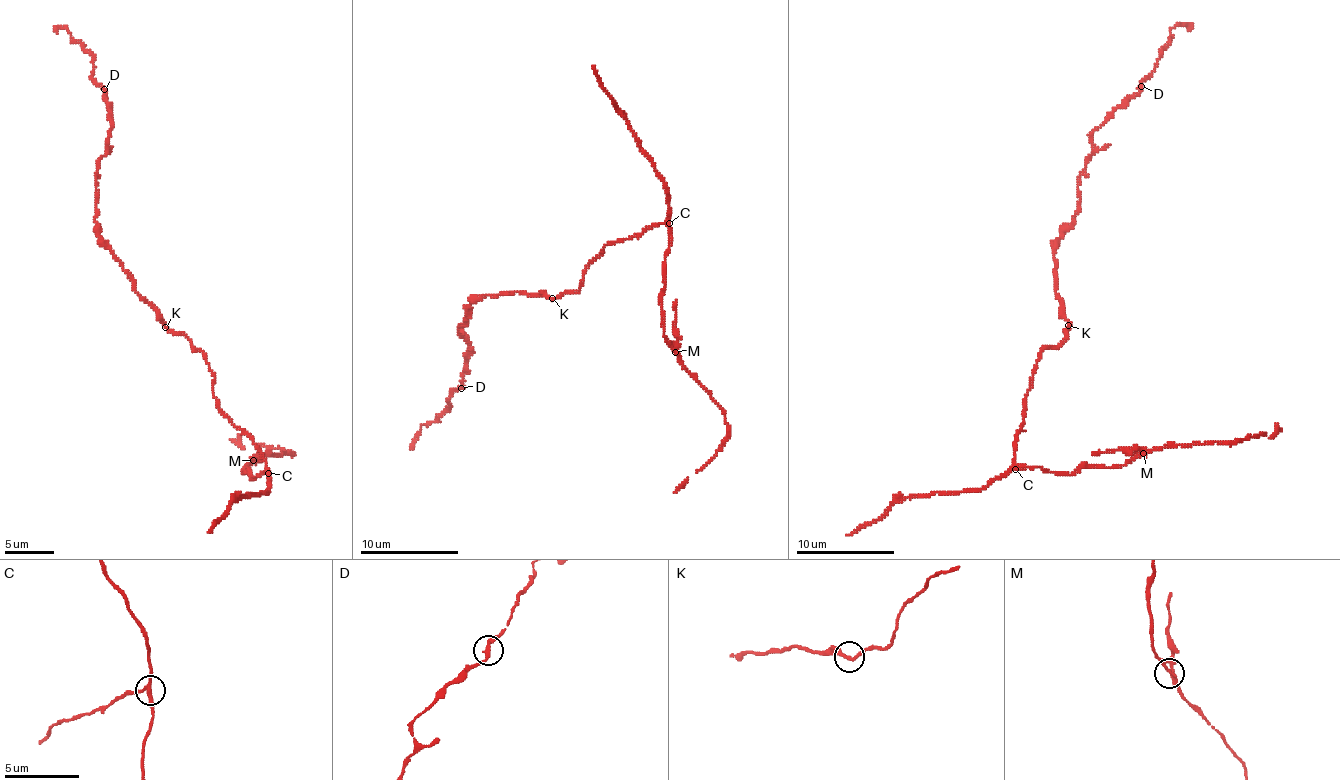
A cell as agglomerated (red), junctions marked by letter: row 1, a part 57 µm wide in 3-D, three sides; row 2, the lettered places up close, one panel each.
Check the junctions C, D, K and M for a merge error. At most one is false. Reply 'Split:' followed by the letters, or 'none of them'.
Split: M

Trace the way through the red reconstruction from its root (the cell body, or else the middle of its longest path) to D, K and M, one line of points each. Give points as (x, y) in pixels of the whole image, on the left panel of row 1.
D: (203, 354), (165, 325), (99, 236), (94, 222), (95, 173), (108, 151), (111, 127), (104, 89)
K: (203, 354), (193, 349), (191, 342), (183, 335), (173, 335), (165, 327)
M: (203, 354), (215, 378), (216, 407), (253, 441), (268, 468), (252, 480), (242, 472), (254, 460)

